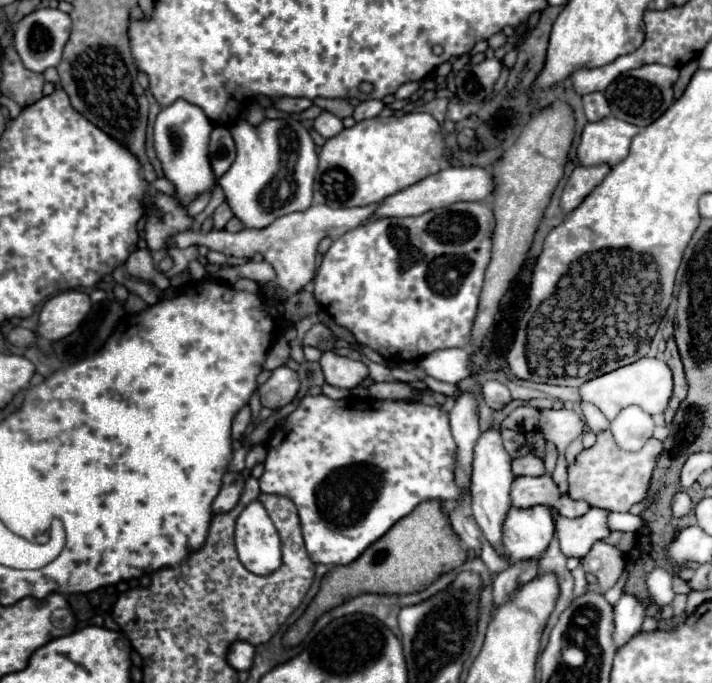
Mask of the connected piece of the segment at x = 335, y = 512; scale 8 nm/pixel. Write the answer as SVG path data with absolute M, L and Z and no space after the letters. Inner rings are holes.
M306 394L302 398L300 406L288 416L288 420L280 426L280 430L276 430L276 434L278 434L278 438L270 438L270 442L268 442L268 458L264 462L266 470L260 478L260 490L264 494L288 496L298 506L298 515L300 522L302 522L306 550L308 550L308 556L316 564L350 564L350 562L354 562L370 544L376 542L380 536L384 536L400 518L410 514L424 500L440 498L440 500L462 502L462 498L464 498L464 490L460 486L456 486L456 480L454 480L456 442L454 442L452 432L450 432L448 414L444 410L440 410L438 406L426 406L422 402L406 402L406 400L368 400L368 402L358 404L358 406L348 406L348 402L332 400L324 394L320 394L320 396Z

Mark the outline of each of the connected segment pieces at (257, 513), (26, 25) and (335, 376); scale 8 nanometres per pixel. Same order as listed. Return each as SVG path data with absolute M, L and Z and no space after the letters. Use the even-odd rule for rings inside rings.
M258 500L248 504L236 520L236 550L242 564L254 574L268 576L280 568L280 536Z
M42 8L42 10L34 10L30 14L26 14L16 26L16 34L14 34L14 44L16 44L16 52L22 58L22 64L32 70L42 74L48 68L56 68L60 64L62 58L62 48L68 42L70 36L70 16L60 12L60 10L52 10L52 8Z
M324 352L320 366L326 382L336 388L356 388L368 378L368 366L364 362L342 358L334 352Z

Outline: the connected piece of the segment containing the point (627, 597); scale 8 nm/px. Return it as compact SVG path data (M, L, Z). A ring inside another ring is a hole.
M622 594L622 598L614 606L614 622L616 622L614 642L616 642L616 646L626 644L634 634L640 632L644 616L646 616L646 612L644 612L642 602L632 594Z

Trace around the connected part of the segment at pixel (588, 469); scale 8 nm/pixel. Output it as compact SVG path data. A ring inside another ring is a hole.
M602 430L596 436L596 444L582 450L578 458L568 466L570 496L574 500L586 500L590 506L608 508L612 512L628 512L636 502L648 496L652 472L662 454L664 446L660 440L650 438L638 452L626 452L618 448L610 430Z

